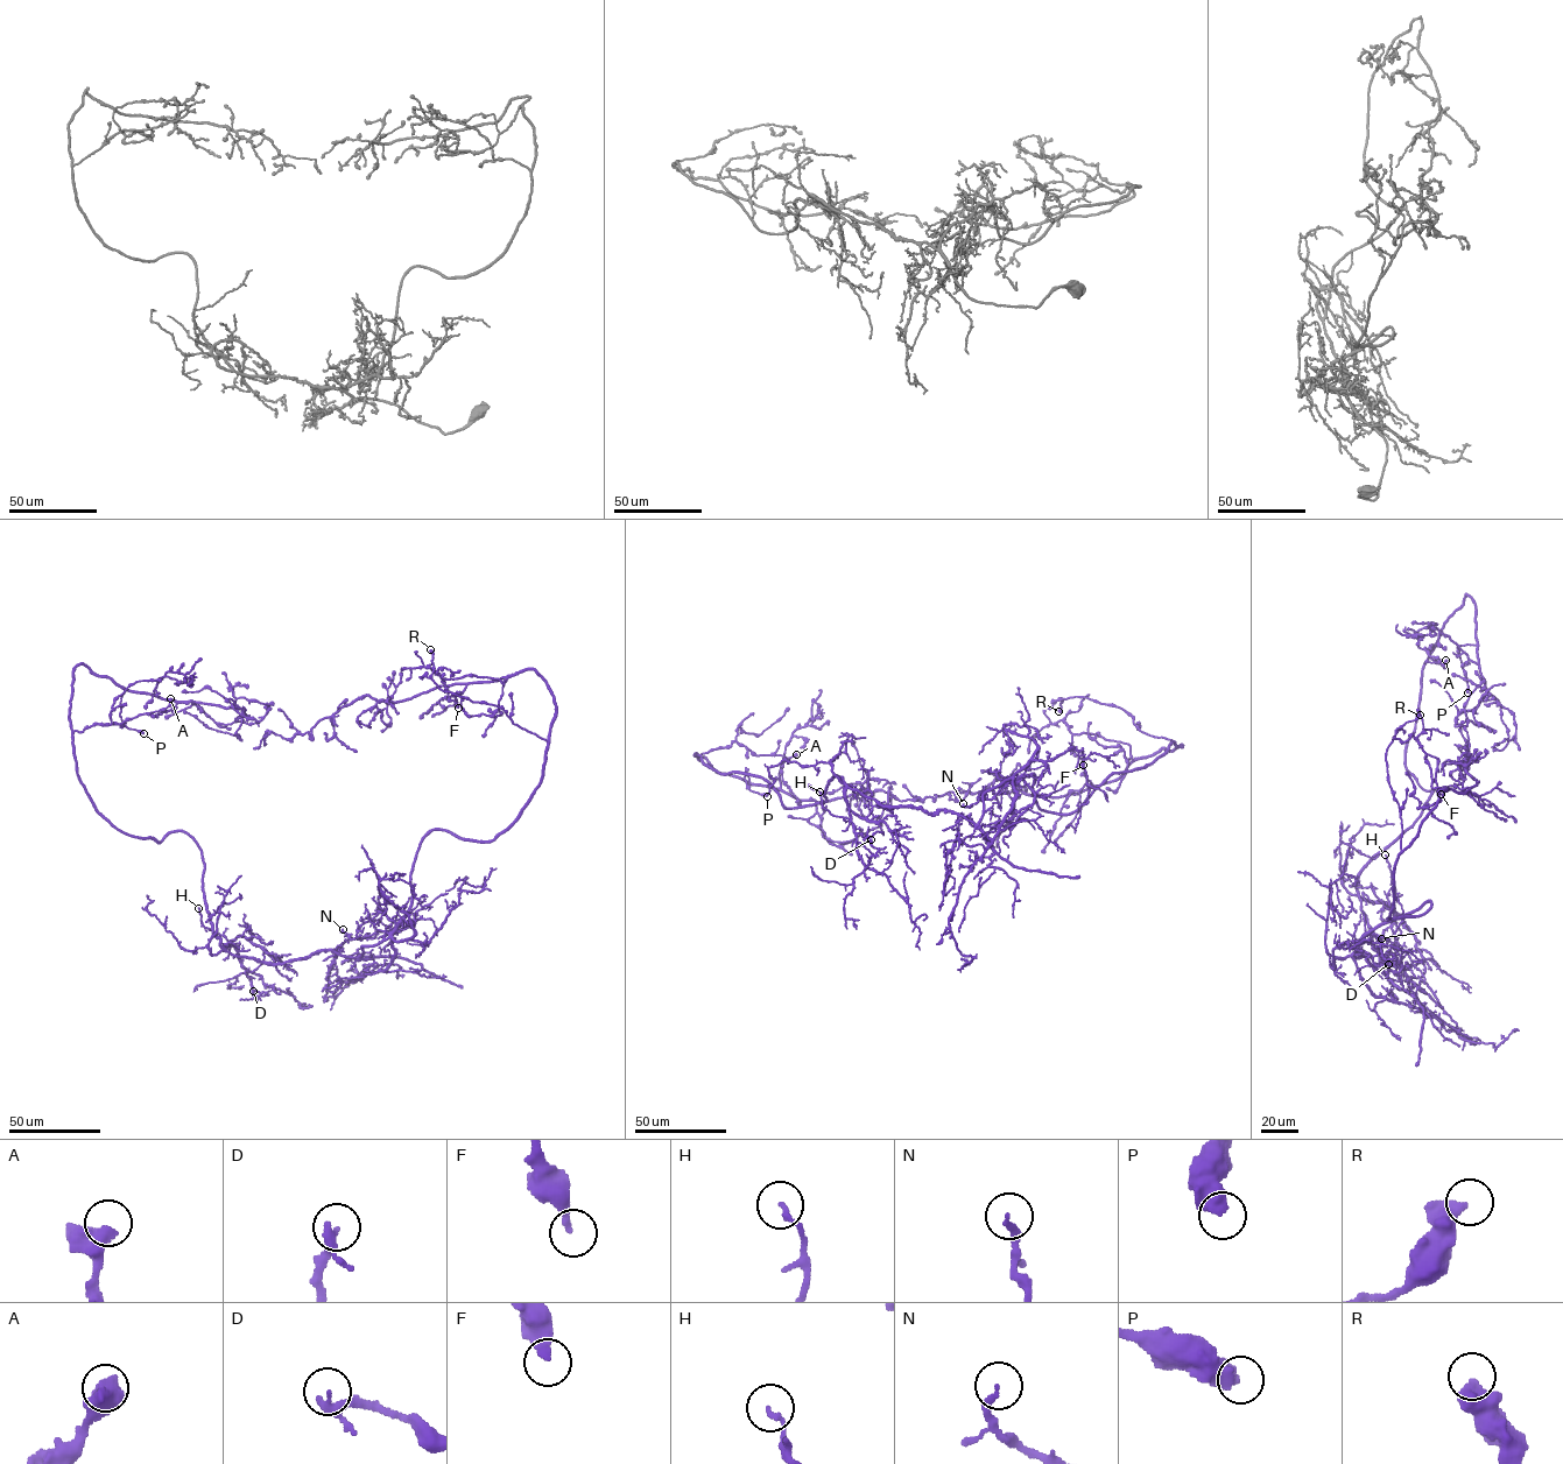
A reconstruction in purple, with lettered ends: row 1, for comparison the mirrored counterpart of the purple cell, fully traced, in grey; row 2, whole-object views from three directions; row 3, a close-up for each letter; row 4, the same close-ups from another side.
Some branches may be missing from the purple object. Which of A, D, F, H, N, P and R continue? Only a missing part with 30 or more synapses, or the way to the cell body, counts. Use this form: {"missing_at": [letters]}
{"missing_at": []}

